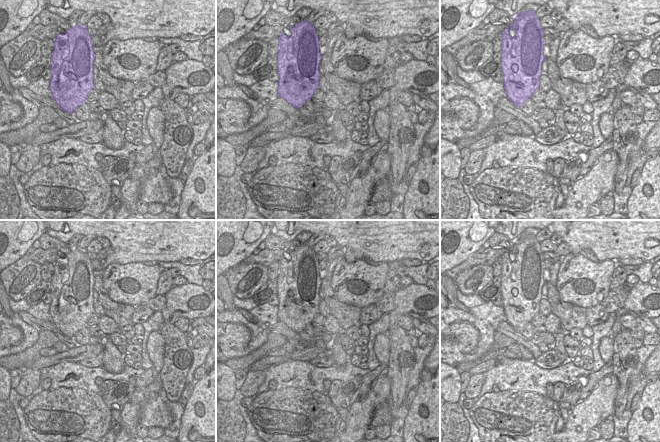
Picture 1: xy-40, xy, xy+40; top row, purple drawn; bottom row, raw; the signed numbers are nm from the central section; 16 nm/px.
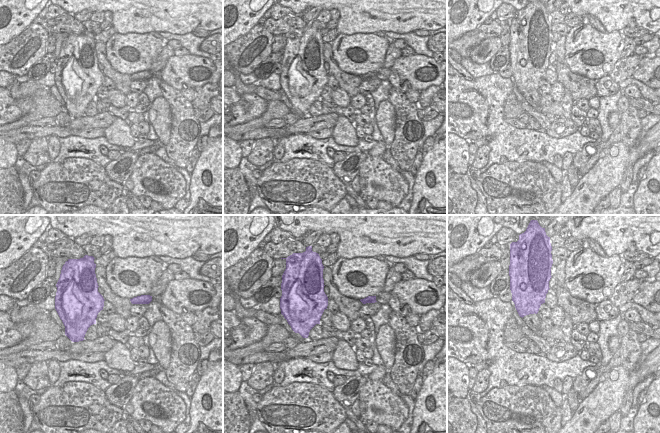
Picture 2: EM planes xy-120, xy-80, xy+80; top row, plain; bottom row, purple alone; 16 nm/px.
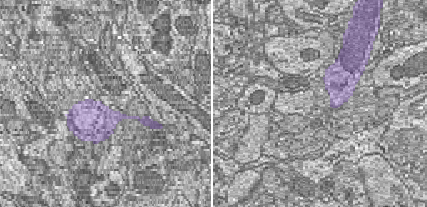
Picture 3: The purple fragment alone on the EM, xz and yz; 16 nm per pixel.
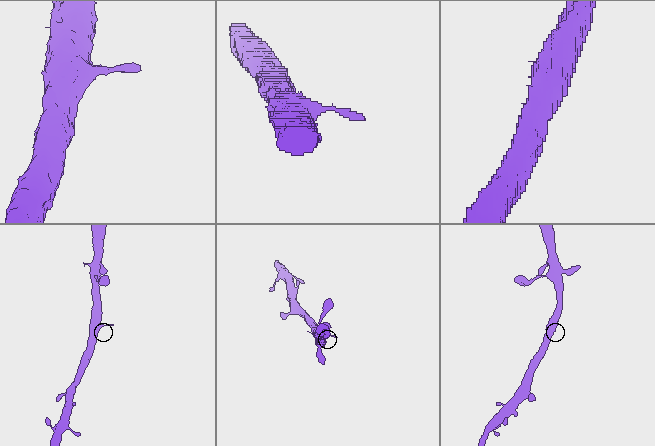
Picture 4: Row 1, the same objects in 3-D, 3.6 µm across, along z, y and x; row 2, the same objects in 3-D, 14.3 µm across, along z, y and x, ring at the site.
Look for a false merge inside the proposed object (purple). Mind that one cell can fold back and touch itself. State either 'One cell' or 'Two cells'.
One cell

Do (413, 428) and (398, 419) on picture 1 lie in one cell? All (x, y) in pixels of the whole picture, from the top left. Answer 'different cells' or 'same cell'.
different cells

